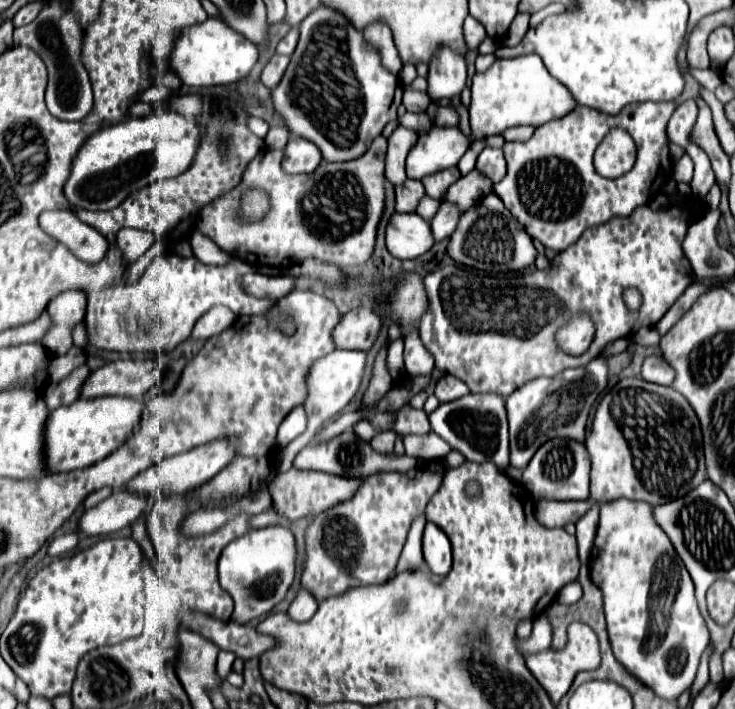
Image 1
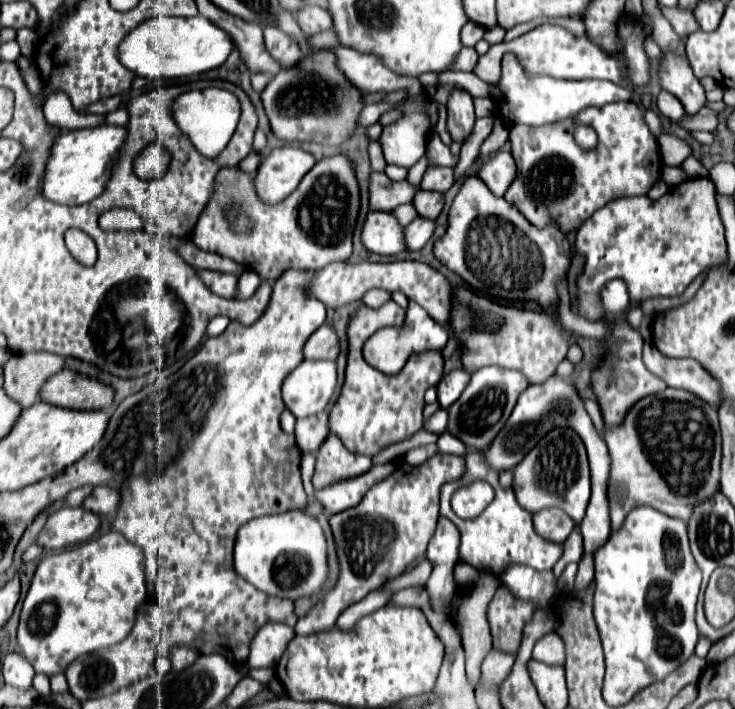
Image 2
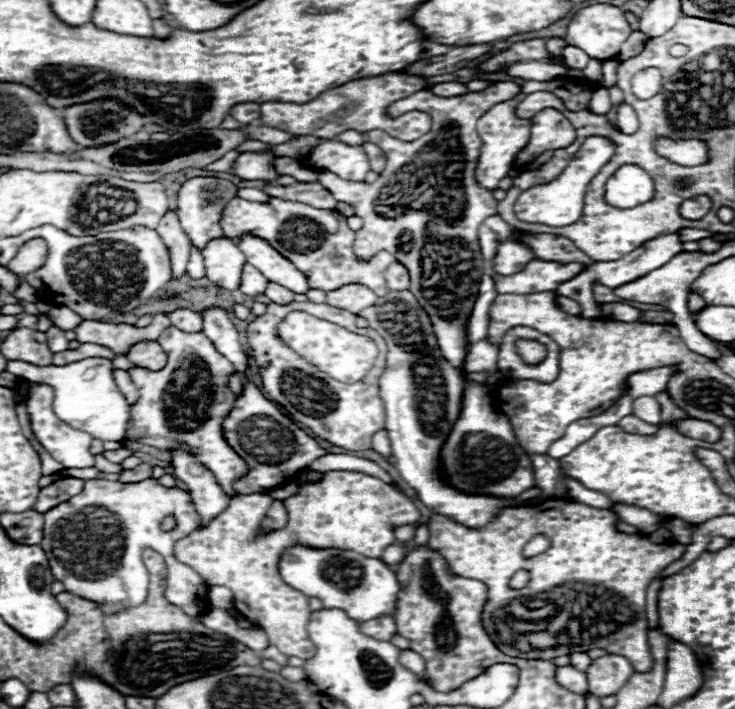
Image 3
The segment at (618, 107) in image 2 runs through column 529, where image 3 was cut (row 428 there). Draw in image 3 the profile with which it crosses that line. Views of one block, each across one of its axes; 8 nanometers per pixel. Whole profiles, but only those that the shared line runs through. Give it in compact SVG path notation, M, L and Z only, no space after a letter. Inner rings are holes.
M170 326L160 336L158 344L168 354L168 362L160 372L150 372L138 366L130 370L130 378L138 388L140 400L132 406L132 424L128 422L126 440L162 436L180 446L188 446L188 452L196 450L192 454L214 472L218 484L222 484L230 496L236 496L232 480L246 472L246 464L222 436L222 420L234 404L234 394L228 388L228 376L234 372L232 364L214 348L204 332L186 334Z

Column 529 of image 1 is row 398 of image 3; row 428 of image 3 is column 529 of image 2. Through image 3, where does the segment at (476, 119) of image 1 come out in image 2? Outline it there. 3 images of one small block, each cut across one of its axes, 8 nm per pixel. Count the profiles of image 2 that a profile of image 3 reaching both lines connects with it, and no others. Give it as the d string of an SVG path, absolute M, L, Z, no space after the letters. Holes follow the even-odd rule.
M506 54L502 60L502 80L498 86L504 92L504 99L497 101L496 112L500 112L502 118L510 124L526 124L526 126L552 124L556 120L576 116L576 112L582 112L588 106L604 106L610 102L622 102L632 98L630 90L608 80L568 82L550 76L528 76L524 70L520 70L520 64L512 54Z

